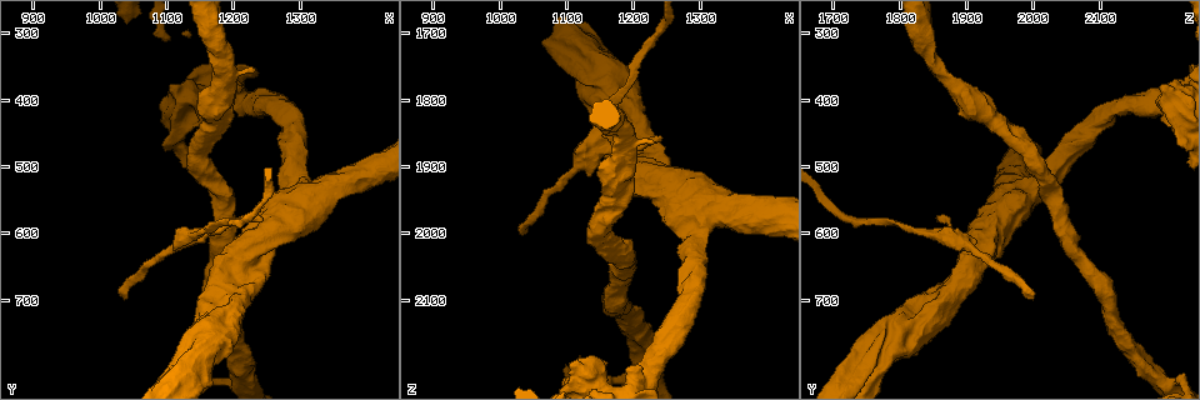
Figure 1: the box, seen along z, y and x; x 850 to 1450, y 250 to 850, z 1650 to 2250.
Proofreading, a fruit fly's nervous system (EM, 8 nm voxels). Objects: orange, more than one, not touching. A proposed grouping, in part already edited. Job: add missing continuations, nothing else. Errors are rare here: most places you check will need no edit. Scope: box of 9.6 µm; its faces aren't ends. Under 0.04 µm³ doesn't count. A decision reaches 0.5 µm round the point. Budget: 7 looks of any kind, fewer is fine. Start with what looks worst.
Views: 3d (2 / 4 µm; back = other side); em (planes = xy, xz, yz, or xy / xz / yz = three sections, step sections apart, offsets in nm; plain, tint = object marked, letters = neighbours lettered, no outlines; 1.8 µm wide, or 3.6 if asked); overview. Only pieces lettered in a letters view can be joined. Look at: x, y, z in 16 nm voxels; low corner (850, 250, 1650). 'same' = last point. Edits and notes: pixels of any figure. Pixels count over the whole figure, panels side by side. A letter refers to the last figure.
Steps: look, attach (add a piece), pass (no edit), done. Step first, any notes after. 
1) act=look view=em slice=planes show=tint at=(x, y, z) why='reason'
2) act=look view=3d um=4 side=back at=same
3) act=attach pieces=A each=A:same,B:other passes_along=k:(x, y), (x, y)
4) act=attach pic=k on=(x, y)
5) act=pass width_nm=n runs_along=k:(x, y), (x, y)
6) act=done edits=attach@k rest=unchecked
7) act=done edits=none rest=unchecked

act=look view=3d um=4 at=(1040, 700, 1990) why='branch stops here'

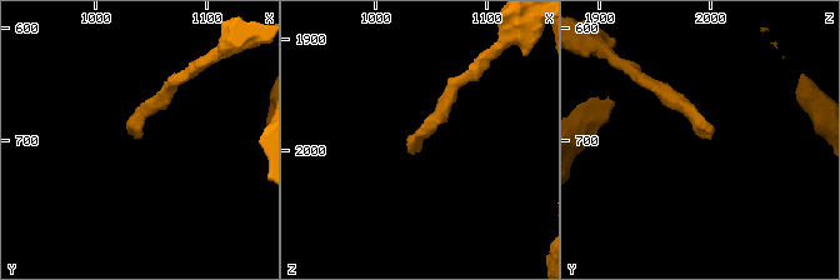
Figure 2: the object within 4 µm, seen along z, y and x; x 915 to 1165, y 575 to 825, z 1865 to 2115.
act=look view=em slice=yz step=8 show=letters at=(1038, 696, 1992)

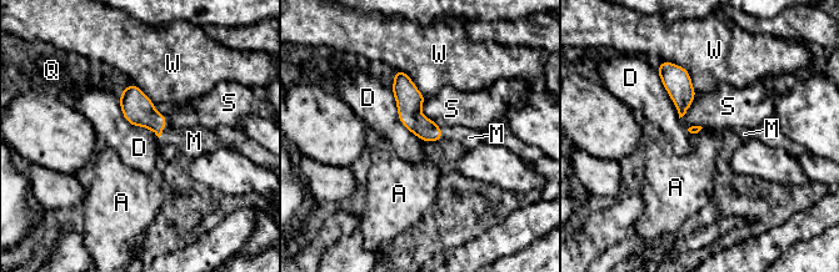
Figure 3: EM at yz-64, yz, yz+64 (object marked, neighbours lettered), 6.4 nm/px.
act=attach pieces=M each=A:other,D:other,M:same,Q:other,S:other,W:other passes_along=3:(138, 109), (164, 127), (194, 141) found='the neuron continues'

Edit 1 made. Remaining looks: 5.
act=look view=overview

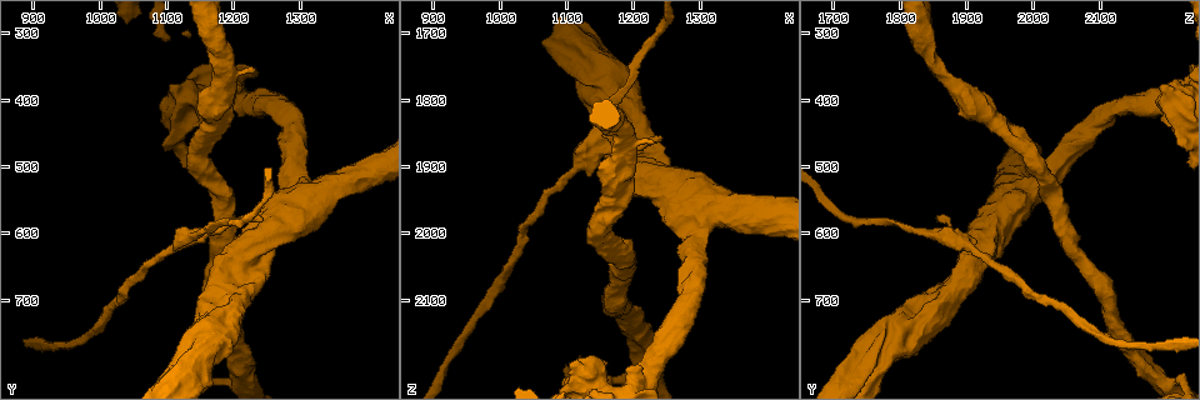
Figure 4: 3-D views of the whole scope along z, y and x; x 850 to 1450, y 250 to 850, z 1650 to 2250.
act=look view=3d um=2 at=(1230, 355, 1865) why='thick end'

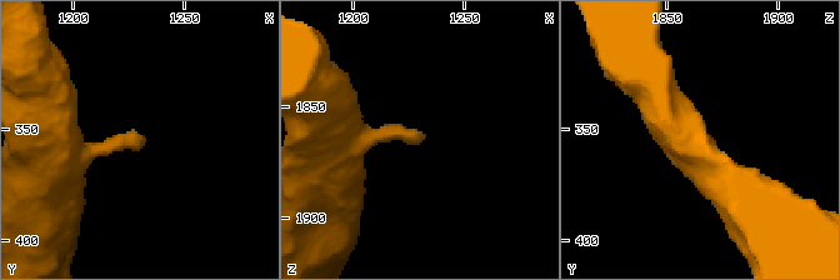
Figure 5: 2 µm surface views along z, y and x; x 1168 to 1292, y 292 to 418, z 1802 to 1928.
act=look view=em slice=yz step=16 show=letters at=(1230, 354, 1864) why='need the tissue'

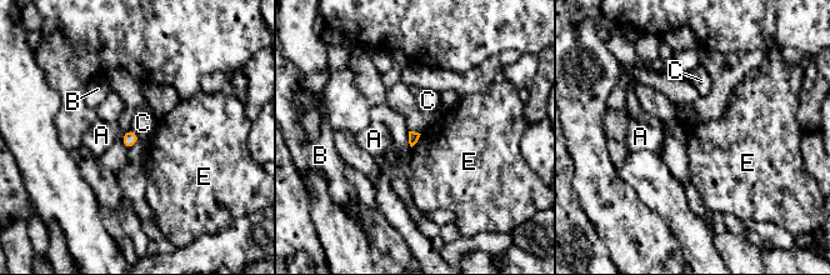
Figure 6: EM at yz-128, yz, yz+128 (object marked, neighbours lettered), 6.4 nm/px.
act=look view=em slice=planes show=letters at=same

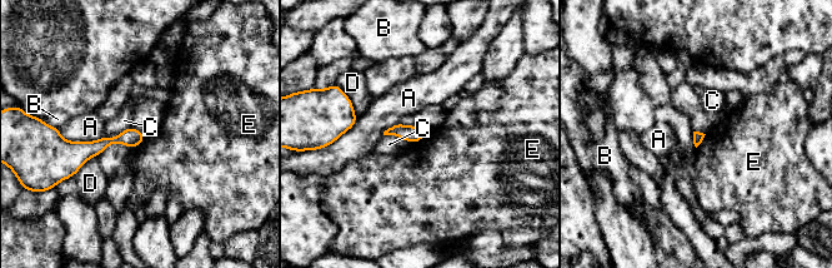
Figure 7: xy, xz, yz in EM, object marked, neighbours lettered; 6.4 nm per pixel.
act=pass longest_contact=A:300nm each=A:other,B:other,C:other,D:other,E:other found='no lettered piece goes on from it'

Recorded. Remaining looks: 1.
act=look view=em slice=planes show=letters at=(1135, 605, 1880) why='arms part here'

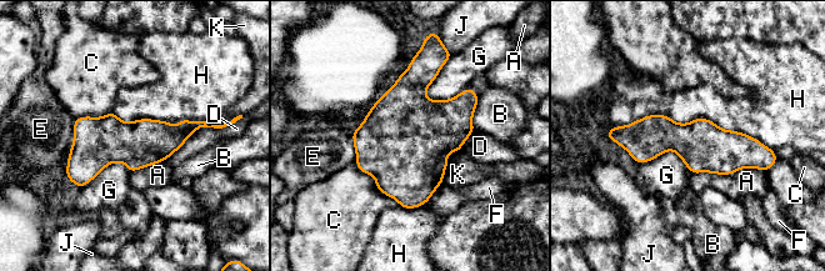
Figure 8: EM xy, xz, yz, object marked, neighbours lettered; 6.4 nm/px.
act=pass longest_contact=H:1050nm each=A:other,B:other,C:other,D:other,E:other,F:other,G:other,H:other,J:other,K:other border=8:(614, 125), (706, 118), (773, 150) found='no lettered piece goes on from it'

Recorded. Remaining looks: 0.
act=done edits=attach@3 rest=unchecked

